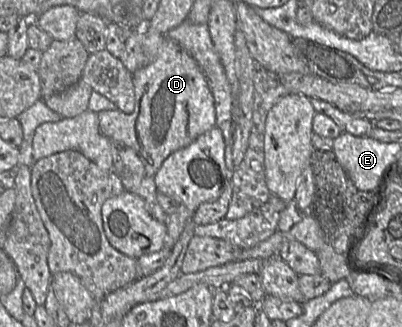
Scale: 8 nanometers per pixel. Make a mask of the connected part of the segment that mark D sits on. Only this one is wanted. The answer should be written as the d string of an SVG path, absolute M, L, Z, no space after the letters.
M147 22L143 27L143 49L151 58L151 63L132 73L135 91L134 111L126 114L117 109L106 110L97 112L97 115L100 132L110 141L132 148L144 165L145 175L154 177L171 153L189 146L215 126L216 111L207 79L195 59L166 35L148 29Z

